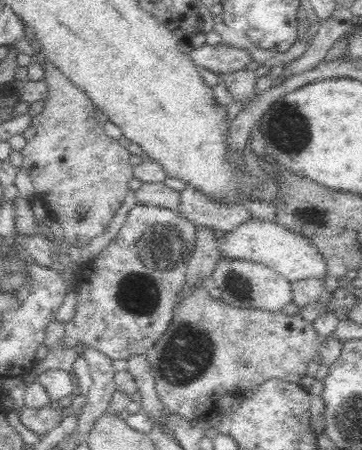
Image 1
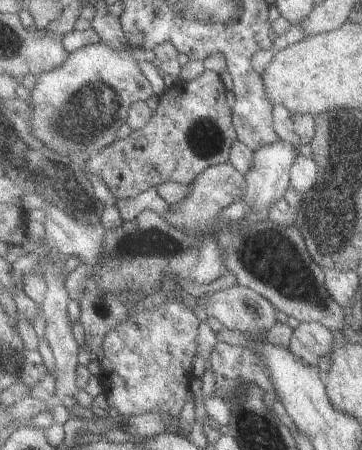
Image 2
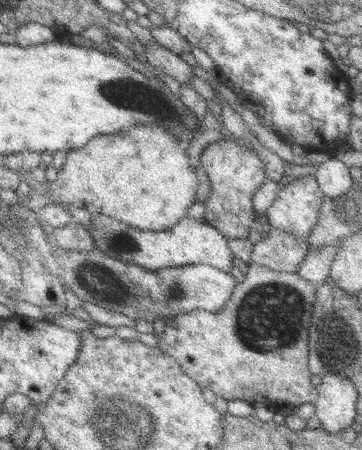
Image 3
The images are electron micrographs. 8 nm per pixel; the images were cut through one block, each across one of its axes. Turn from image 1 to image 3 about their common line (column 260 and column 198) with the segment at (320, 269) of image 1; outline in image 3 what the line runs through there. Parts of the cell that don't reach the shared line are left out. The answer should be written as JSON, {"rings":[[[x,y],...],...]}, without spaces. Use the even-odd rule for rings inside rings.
{"rings":[[[95,214],[93,226],[87,230],[91,230],[97,248],[101,248],[105,254],[125,260],[129,264],[139,264],[151,272],[161,272],[165,268],[185,268],[193,264],[209,264],[225,272],[231,272],[235,268],[233,266],[235,252],[229,244],[229,238],[207,220],[195,220],[187,216],[167,232],[147,232],[147,230],[135,230],[133,226],[115,220],[111,216]]]}

